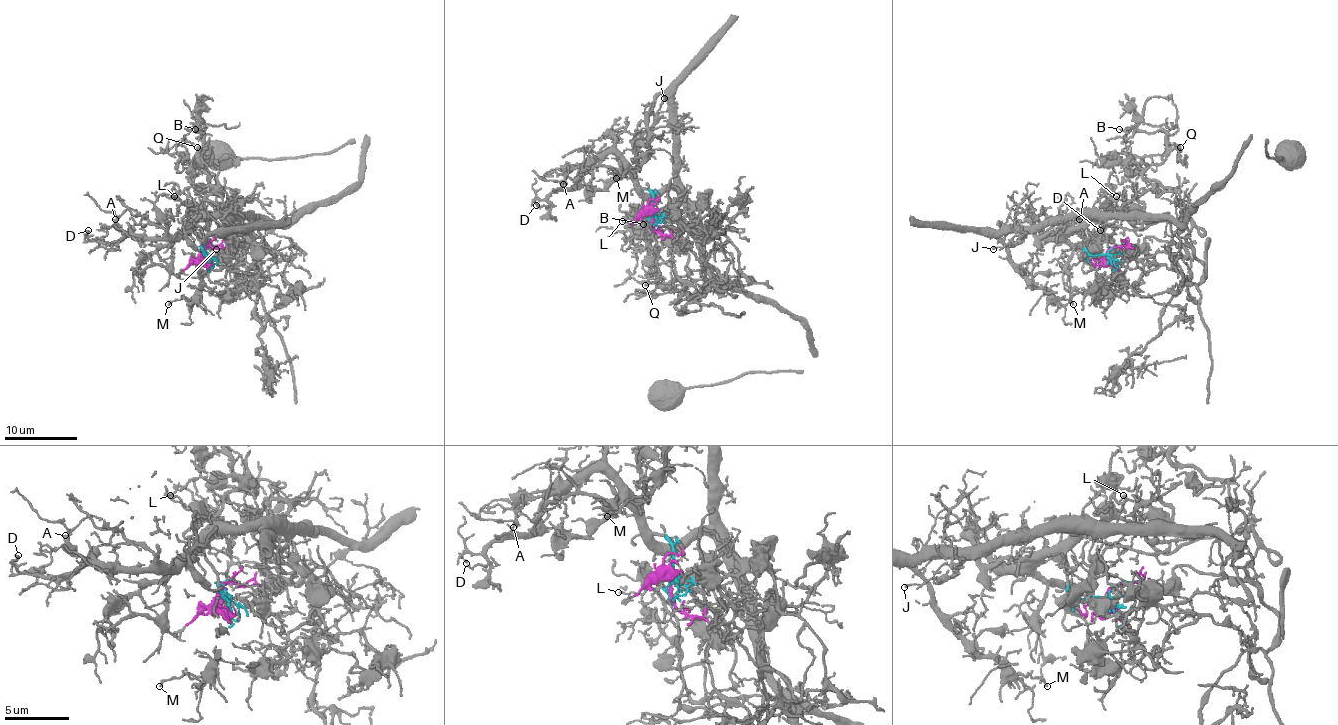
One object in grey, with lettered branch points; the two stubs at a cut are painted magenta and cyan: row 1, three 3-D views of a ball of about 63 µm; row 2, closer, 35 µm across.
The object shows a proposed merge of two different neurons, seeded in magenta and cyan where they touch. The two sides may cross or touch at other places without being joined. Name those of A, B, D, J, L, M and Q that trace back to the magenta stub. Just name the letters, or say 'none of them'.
B, L, Q

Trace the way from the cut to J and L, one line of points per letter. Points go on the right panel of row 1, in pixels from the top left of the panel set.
J: (1113, 247), (1104, 255), (1091, 255), (1080, 229), (1069, 233), (1027, 233), (1018, 242), (992, 249)
L: (1113, 247), (1137, 247), (1148, 236), (1170, 240), (1184, 218), (1162, 220), (1138, 229), (1115, 209), (1116, 196)

